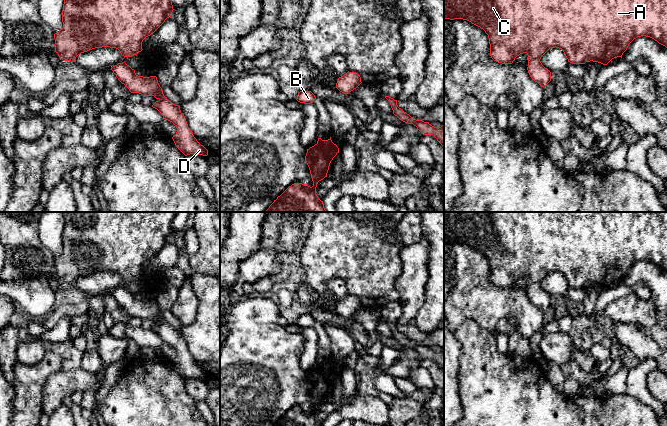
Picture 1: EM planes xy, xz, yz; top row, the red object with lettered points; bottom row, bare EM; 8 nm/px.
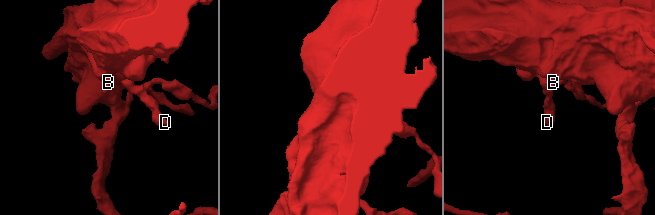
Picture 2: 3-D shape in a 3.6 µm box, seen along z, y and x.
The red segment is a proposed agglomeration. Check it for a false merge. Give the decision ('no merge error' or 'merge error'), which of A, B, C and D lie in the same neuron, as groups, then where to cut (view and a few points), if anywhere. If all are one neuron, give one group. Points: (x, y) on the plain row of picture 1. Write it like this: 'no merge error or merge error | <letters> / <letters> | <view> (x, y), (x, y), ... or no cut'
no merge error | A B C D | no cut

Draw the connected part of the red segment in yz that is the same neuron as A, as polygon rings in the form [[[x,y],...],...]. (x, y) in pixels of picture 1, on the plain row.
[[[444,212],[444,243],[463,243],[480,251],[489,262],[491,282],[502,288],[512,288],[517,280],[528,279],[528,297],[542,311],[551,305],[551,296],[545,292],[540,283],[550,272],[562,273],[568,286],[585,288],[598,286],[607,289],[612,283],[621,281],[629,268],[637,261],[646,260],[667,272],[667,212]]]

